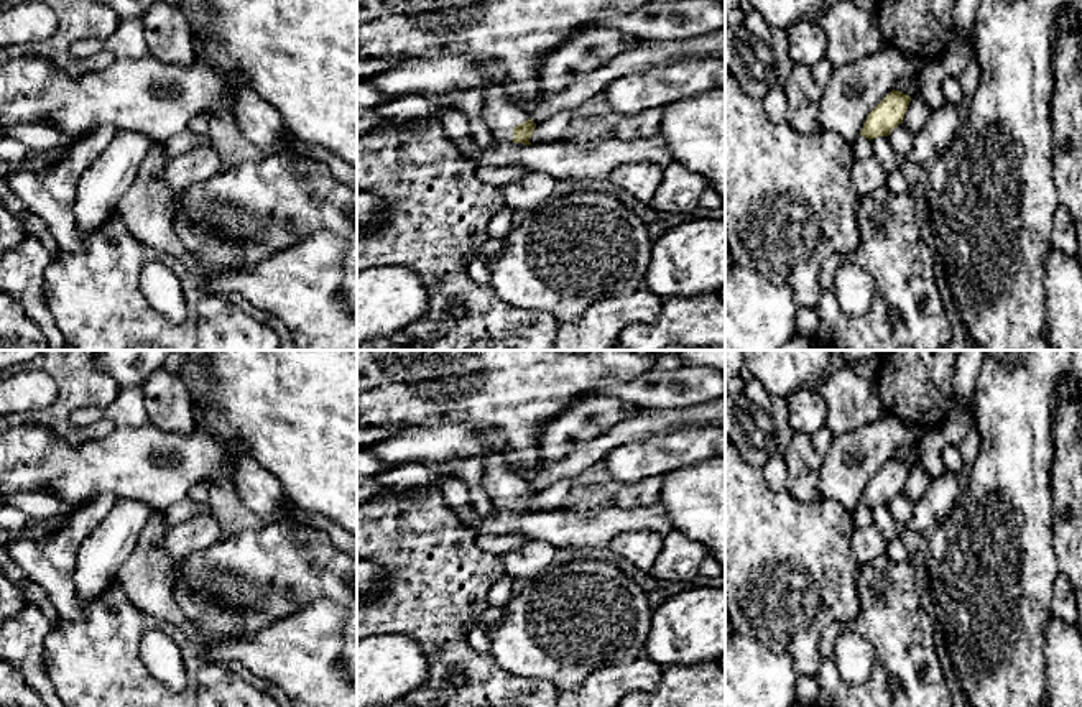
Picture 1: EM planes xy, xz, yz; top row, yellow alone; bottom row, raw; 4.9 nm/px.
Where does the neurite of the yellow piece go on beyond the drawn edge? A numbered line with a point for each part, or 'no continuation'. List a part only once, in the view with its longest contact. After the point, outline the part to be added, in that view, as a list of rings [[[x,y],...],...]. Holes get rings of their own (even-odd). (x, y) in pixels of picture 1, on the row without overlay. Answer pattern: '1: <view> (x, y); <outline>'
1: xz (502, 484); [[[488,457],[483,460],[483,487],[497,508],[511,510],[513,497],[525,492],[529,483],[510,470],[503,459]]]

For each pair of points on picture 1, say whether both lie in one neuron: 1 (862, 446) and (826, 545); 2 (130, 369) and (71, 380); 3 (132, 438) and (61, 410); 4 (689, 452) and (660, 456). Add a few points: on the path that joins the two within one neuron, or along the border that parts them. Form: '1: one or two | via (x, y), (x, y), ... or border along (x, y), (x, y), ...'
1: two | border along (824, 497), (839, 502), (849, 512)
2: two | border along (96, 367), (102, 369), (120, 387)
3: two | border along (115, 426), (104, 436), (78, 446)
4: one | via (683, 452), (666, 456)

